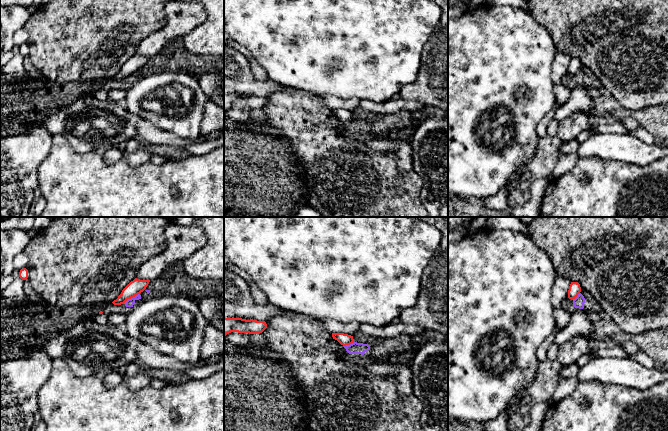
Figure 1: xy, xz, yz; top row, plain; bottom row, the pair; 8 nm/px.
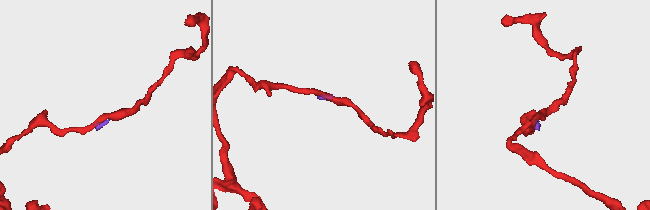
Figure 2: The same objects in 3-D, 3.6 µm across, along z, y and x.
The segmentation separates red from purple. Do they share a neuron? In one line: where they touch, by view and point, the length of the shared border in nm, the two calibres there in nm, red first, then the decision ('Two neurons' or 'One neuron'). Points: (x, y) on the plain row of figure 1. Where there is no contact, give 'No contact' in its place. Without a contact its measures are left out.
Touches red at xy (131, 73). Shared border 160 nm. Thickness 120 nm (red) against 60 nm. Two neurons

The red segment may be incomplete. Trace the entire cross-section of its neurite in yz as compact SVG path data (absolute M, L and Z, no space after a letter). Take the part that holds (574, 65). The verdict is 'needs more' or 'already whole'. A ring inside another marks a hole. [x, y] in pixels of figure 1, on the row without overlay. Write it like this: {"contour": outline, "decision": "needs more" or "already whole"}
{"contour": "M571 58L568 66L568 74L573 76L578 72L580 68L581 68L580 60L577 58Z", "decision": "already whole"}

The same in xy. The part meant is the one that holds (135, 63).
{"contour": "M135 54L122 66L118 74L114 76L112 79L114 81L124 80L128 75L131 75L143 68L148 62L149 58L150 56L140 56Z", "decision": "already whole"}

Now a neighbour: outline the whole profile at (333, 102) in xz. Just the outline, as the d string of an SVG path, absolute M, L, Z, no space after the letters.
M324 94L320 95L324 103L331 109L344 109L352 111L359 107L360 100L358 98L338 98L333 95Z

